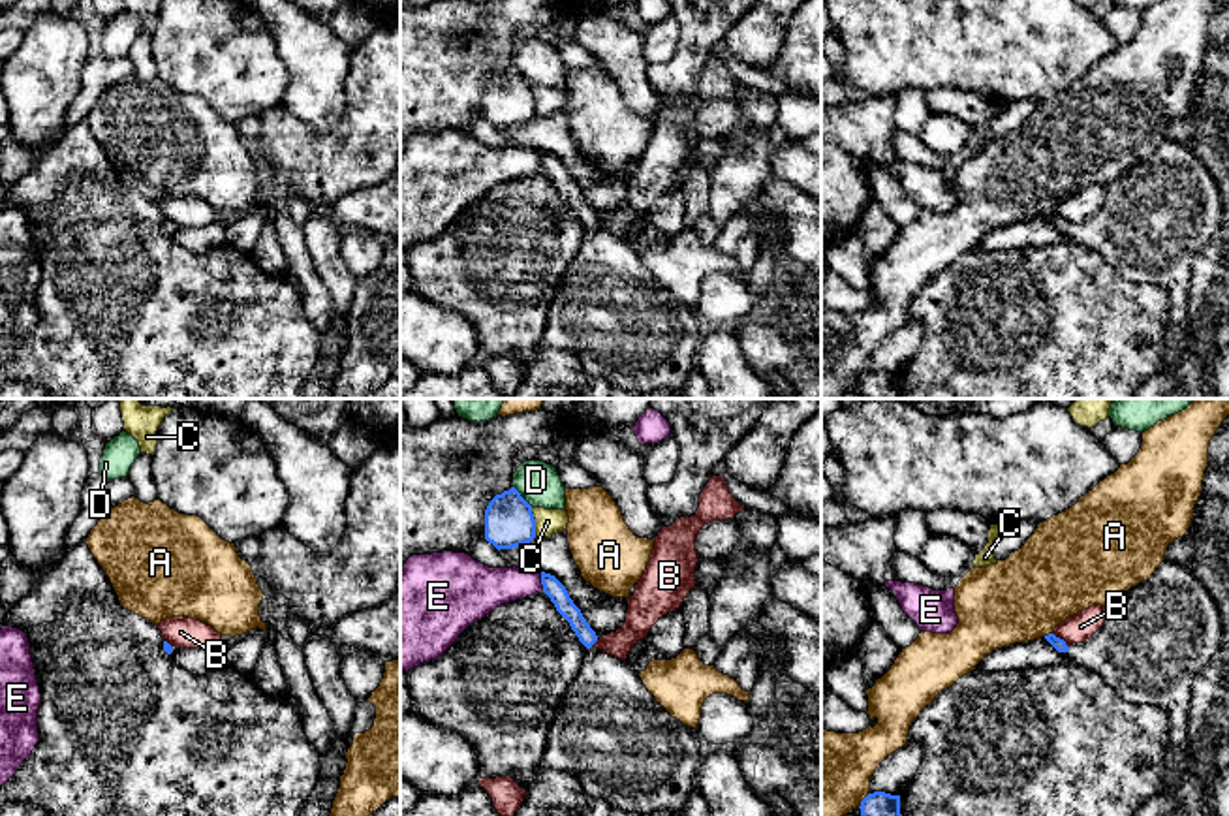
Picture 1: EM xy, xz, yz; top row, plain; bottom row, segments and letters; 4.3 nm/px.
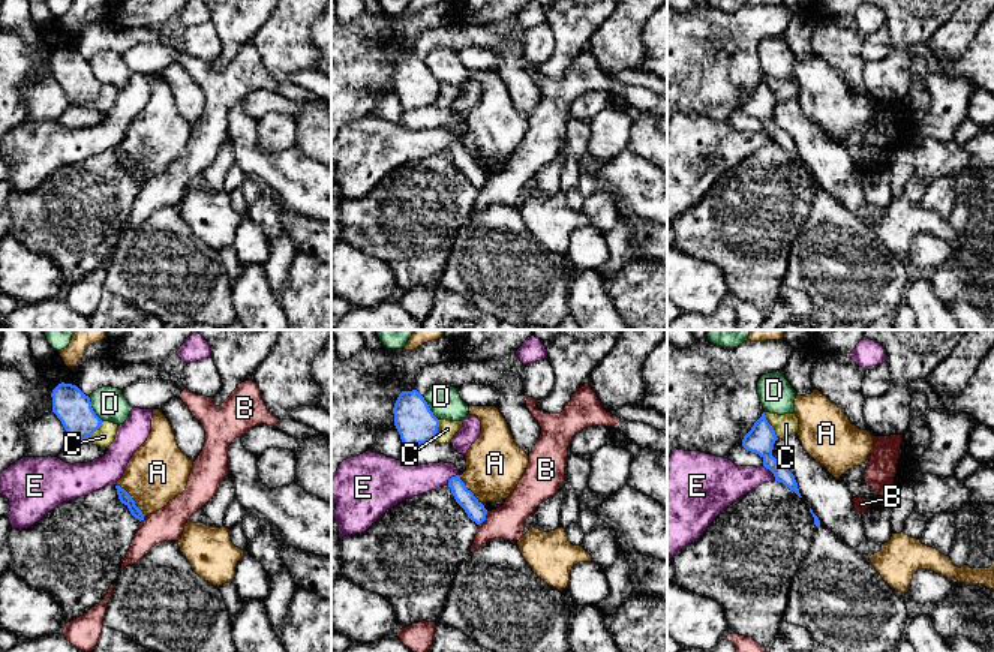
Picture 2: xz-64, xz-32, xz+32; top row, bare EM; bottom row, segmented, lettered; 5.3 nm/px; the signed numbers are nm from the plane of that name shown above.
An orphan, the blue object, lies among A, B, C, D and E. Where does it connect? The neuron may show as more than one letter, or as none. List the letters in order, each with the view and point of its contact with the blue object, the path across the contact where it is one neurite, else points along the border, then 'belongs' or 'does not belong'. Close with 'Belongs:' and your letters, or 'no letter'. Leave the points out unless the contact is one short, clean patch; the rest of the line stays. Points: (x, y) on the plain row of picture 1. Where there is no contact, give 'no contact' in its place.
A: yz (1049, 213) | does not belong
B: yz (1062, 219) | along yz (1053, 211), (1068, 226) | does not belong
C: xz (534, 102) | does not belong
D: xz (521, 76) | does not belong
E: xz (542, 160) | along xz (538, 151), (544, 168) | does not belong
Belongs: no letter

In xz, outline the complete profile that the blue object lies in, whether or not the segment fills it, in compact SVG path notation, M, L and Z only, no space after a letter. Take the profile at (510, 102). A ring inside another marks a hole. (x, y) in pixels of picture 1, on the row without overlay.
M511 66L496 73L485 88L485 118L500 128L513 128L536 117L532 85Z

